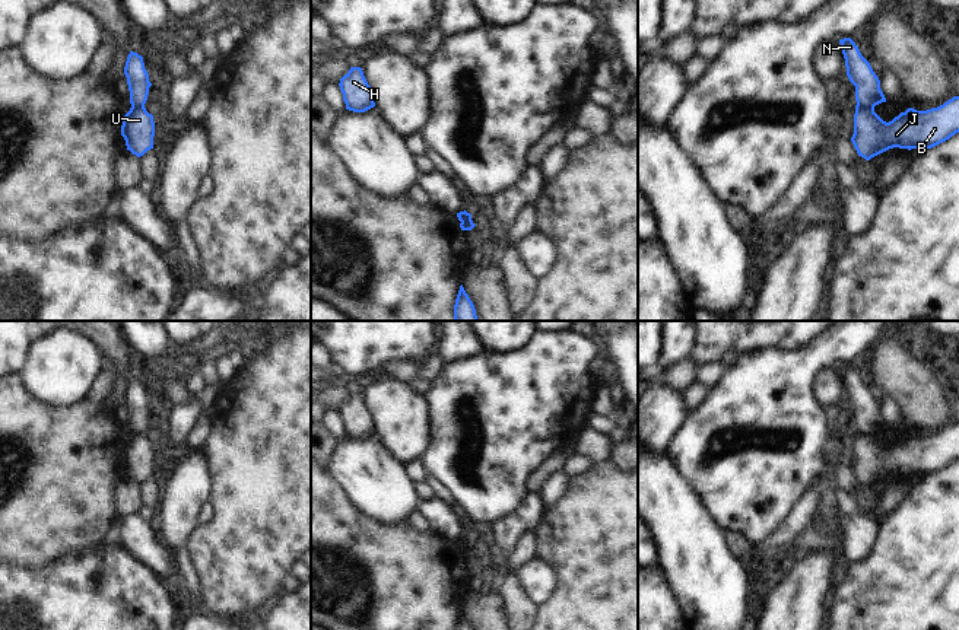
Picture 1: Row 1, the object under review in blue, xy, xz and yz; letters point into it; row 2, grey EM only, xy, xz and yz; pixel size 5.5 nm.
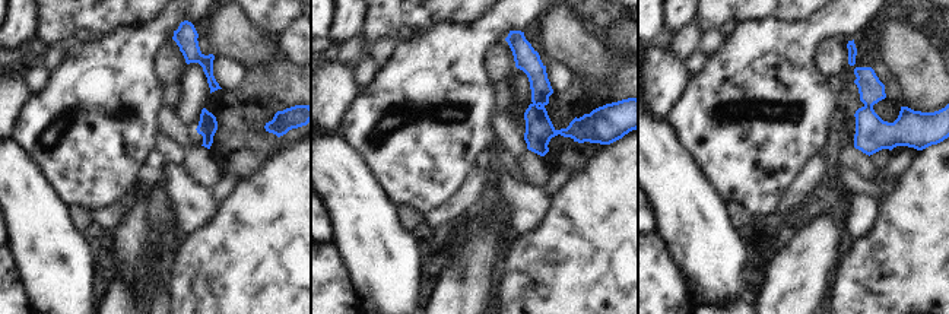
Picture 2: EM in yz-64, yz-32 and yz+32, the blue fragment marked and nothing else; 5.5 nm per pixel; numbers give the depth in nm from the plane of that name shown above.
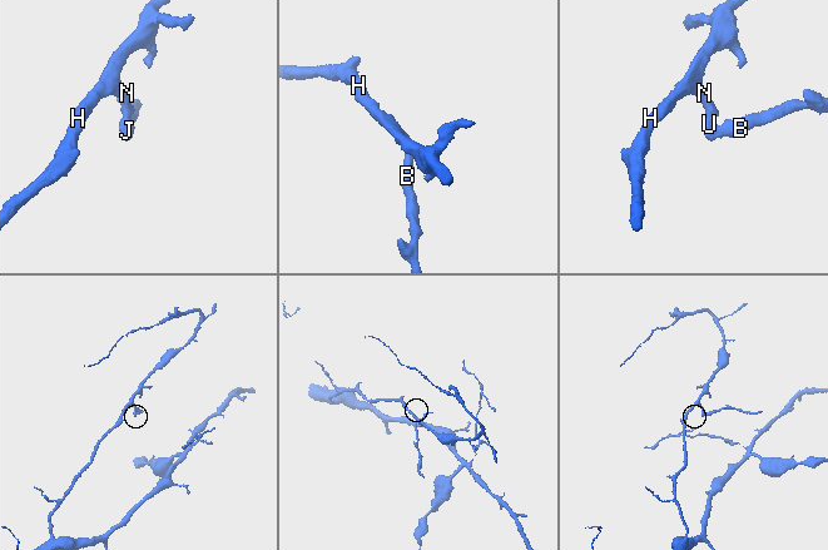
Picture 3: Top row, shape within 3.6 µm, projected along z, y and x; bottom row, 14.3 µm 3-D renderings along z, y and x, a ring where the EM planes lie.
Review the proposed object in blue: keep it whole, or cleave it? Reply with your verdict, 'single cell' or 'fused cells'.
fused cells

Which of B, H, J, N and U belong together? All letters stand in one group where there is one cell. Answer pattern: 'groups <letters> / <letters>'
groups B J U / H N

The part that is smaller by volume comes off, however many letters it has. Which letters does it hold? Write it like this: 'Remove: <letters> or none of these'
Remove: B, J, U

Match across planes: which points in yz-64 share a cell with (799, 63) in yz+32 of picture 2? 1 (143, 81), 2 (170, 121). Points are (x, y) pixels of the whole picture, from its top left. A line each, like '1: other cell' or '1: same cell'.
1: same cell
2: other cell

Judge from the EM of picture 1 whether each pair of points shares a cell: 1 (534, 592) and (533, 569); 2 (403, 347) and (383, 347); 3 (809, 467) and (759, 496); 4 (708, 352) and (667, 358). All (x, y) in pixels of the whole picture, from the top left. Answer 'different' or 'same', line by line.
1: same
2: same
3: same
4: different

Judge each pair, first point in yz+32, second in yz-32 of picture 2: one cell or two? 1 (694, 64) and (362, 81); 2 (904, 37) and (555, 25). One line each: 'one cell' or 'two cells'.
1: one cell
2: one cell

